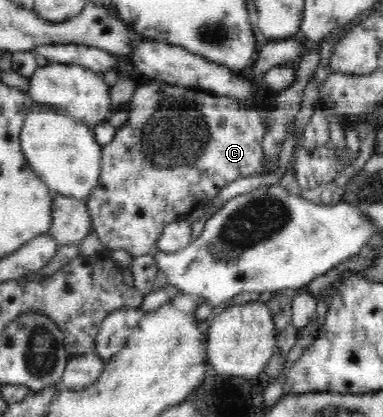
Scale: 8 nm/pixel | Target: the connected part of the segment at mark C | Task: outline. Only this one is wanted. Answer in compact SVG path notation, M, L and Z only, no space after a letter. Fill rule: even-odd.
M151 80L135 89L127 115L125 126L102 147L98 188L87 197L92 228L107 250L126 250L133 257L154 256L159 251L159 235L170 222L183 220L197 202L214 198L233 180L263 172L265 115L261 109L247 107L241 99Z

